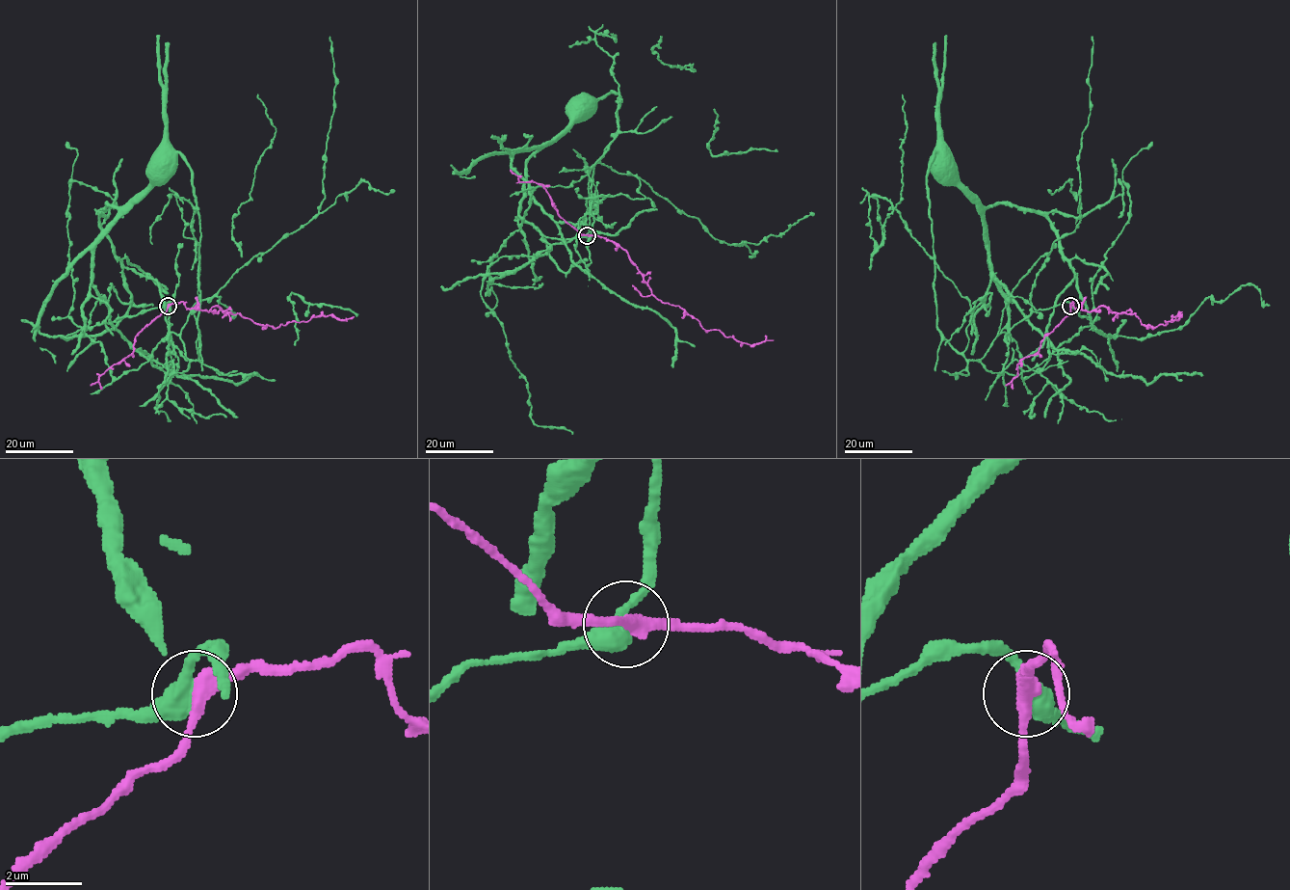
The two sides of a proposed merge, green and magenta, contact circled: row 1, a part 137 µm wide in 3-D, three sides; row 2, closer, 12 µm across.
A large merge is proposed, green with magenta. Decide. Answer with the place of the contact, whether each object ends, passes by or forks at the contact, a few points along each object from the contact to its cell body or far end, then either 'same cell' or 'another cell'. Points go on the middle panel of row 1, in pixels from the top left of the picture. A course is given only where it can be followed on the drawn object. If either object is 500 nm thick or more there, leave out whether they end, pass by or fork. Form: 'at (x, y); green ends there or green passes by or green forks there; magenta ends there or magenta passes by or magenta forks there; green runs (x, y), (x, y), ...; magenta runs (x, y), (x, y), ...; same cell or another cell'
at (587, 235); green passes by; magenta passes by; green runs (587, 234), (541, 253), (550, 245), (519, 214), (519, 206), (526, 162), (587, 116), (596, 105), (592, 98); magenta runs (587, 234), (618, 243), (652, 294), (679, 306), (703, 328), (750, 345), (773, 340); another cell

